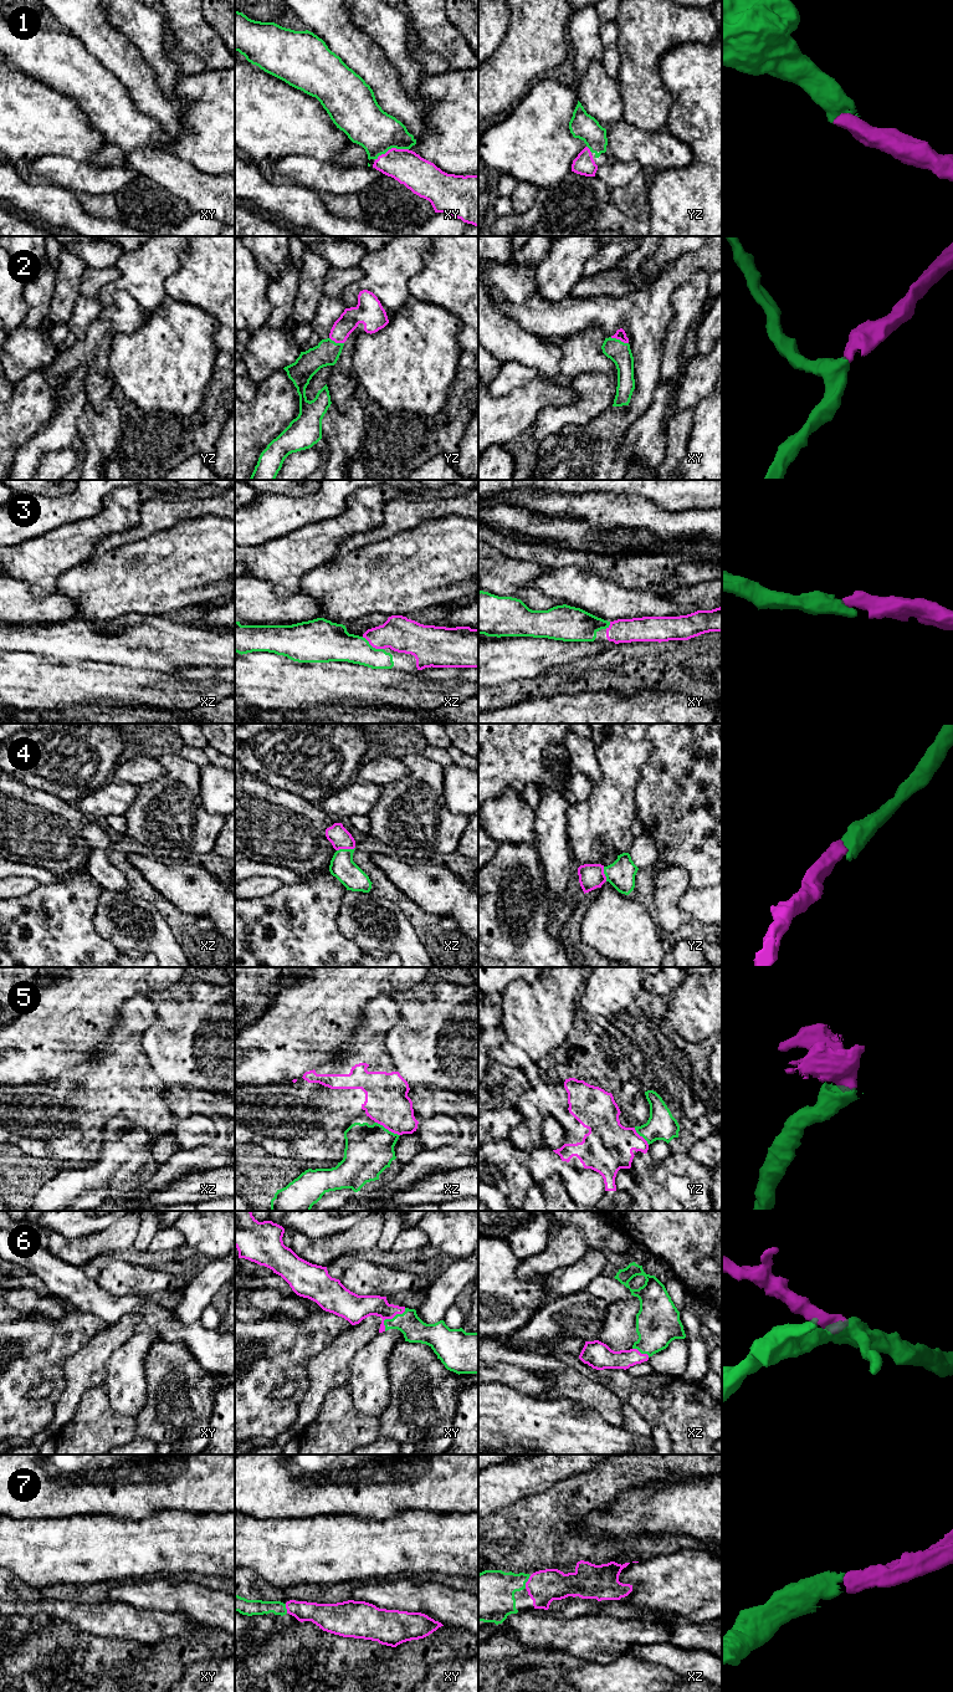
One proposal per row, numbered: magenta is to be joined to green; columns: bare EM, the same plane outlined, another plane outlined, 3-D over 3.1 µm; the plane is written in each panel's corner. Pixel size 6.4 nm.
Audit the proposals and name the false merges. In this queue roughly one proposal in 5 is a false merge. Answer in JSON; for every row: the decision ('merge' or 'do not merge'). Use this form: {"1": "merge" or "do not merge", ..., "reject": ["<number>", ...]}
{"1": "merge", "2": "merge", "3": "merge", "4": "merge", "5": "do not merge", "6": "merge", "7": "merge", "reject": ["5"]}

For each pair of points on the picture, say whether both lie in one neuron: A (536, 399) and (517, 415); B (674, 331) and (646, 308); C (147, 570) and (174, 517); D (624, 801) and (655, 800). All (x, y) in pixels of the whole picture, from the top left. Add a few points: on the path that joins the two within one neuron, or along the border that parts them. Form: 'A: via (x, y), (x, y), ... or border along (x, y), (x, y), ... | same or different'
A: via (531, 402), (522, 410) | same
B: border along (671, 297), (672, 318), (666, 330), (661, 354) | different
C: border along (195, 520), (158, 530), (141, 540) | different
D: border along (640, 772), (635, 795), (636, 817) | different

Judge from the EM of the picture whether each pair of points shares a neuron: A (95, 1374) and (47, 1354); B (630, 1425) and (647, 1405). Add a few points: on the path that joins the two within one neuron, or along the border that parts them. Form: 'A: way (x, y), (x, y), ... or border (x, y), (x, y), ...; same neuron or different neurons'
A: border (87, 1344), (71, 1351), (62, 1360), (62, 1390); different neurons
B: border (644, 1419), (652, 1426); different neurons

